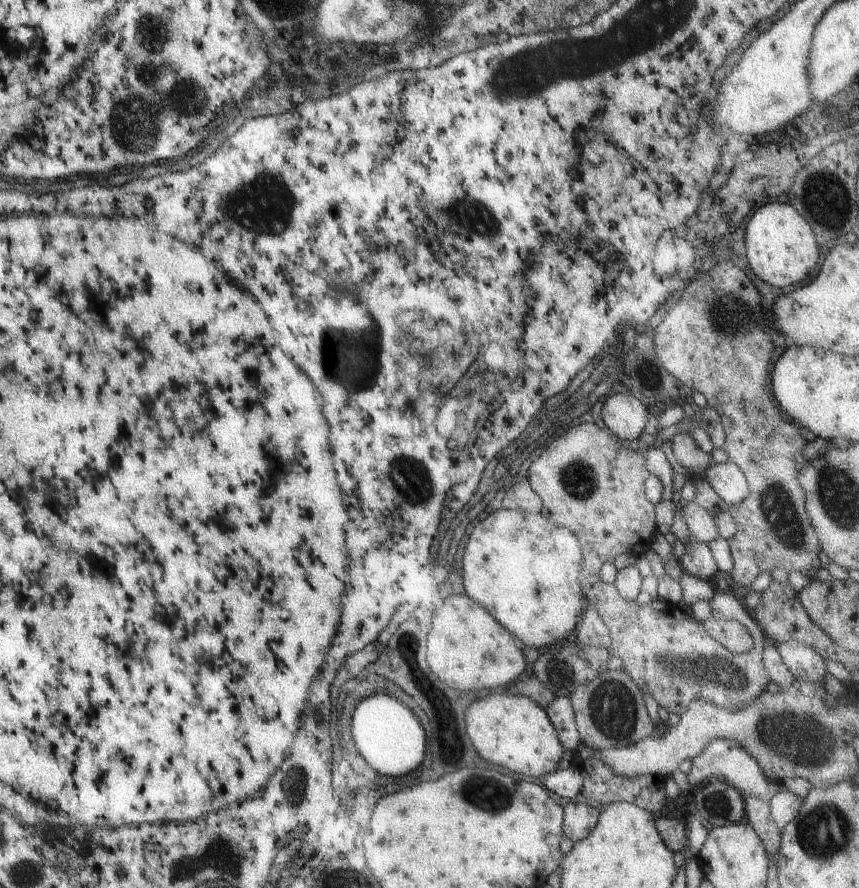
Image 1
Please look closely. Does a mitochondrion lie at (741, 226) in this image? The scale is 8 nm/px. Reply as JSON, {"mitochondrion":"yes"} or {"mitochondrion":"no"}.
{"mitochondrion":"no"}

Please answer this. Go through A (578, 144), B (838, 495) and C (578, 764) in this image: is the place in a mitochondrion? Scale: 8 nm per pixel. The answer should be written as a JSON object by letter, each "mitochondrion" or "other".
{"A":"other","B":"mitochondrion","C":"other"}

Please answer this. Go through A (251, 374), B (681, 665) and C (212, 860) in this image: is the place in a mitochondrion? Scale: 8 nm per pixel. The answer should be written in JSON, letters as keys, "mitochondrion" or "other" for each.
{"A":"other","B":"mitochondrion","C":"mitochondrion"}

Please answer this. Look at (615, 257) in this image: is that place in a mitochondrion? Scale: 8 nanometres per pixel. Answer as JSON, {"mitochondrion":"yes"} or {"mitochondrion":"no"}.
{"mitochondrion":"no"}

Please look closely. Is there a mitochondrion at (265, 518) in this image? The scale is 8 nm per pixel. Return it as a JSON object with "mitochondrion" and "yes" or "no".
{"mitochondrion":"no"}

